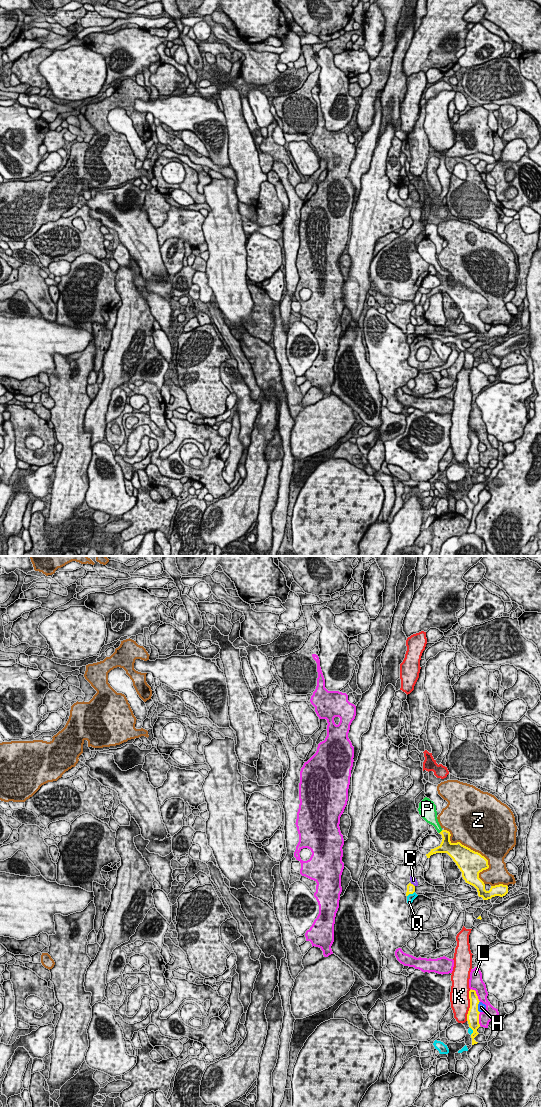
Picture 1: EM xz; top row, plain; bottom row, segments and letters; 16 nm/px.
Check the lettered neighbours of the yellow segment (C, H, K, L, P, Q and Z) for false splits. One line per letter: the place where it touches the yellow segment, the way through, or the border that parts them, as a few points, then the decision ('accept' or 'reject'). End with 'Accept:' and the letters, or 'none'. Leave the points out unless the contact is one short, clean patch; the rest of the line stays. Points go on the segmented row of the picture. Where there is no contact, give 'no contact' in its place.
C: meets yellow in xz at (412, 884); border along xz (410, 883), (414, 886); reject
H: meets yellow in xz at (477, 1007); reject
K: meets yellow in xz at (470, 1005); reject
L: meets yellow in xz at (476, 994); reject
P: meets yellow in xz at (440, 832); runs through xz (446, 846), (446, 837), (440, 832), (432, 819); accept
Q: meets yellow in xz at (410, 893); reject
Z: meets yellow in xz at (476, 852); reject
Accept: P

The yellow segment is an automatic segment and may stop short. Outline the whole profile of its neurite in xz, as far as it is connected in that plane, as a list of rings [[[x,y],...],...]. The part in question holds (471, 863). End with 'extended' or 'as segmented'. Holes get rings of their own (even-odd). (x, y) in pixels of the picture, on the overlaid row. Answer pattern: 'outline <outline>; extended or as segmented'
outline [[[425,797],[419,803],[418,811],[421,817],[427,823],[433,825],[443,838],[438,847],[431,849],[426,854],[427,858],[436,853],[447,853],[462,872],[465,882],[474,886],[477,889],[478,896],[482,897],[483,900],[488,900],[495,896],[503,897],[508,893],[508,886],[503,884],[491,886],[489,891],[485,890],[485,884],[479,878],[479,873],[489,868],[488,860],[480,853],[471,850],[460,842],[452,843],[450,841],[451,834],[441,828],[437,819],[436,805],[433,801]]]; extended

